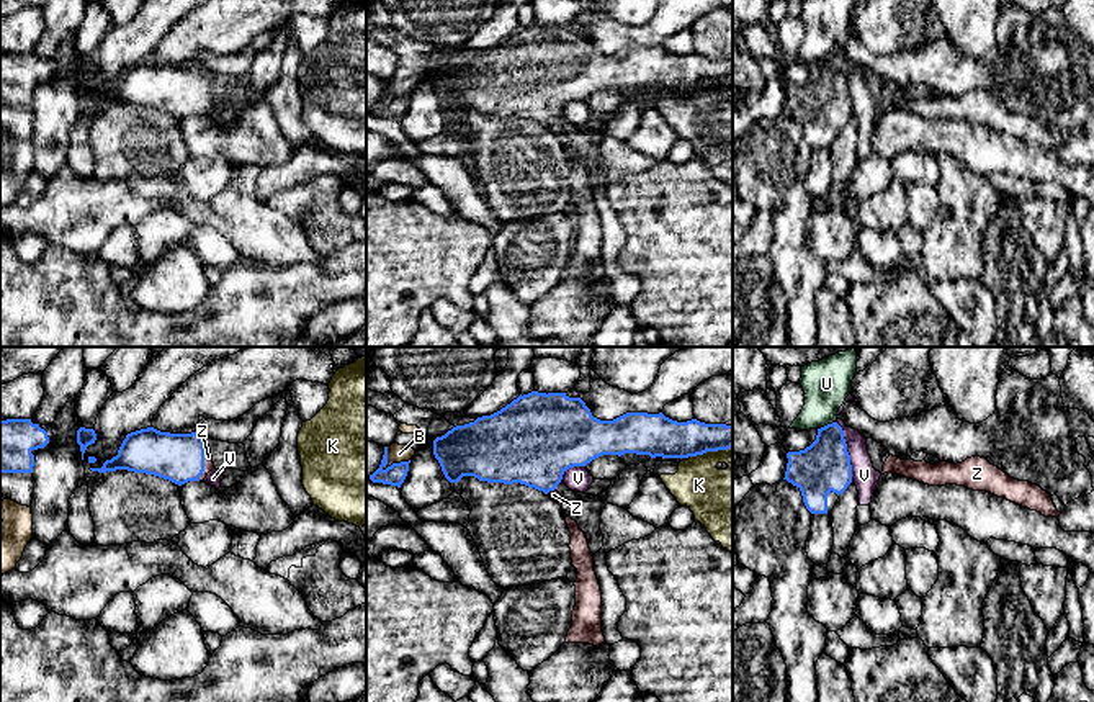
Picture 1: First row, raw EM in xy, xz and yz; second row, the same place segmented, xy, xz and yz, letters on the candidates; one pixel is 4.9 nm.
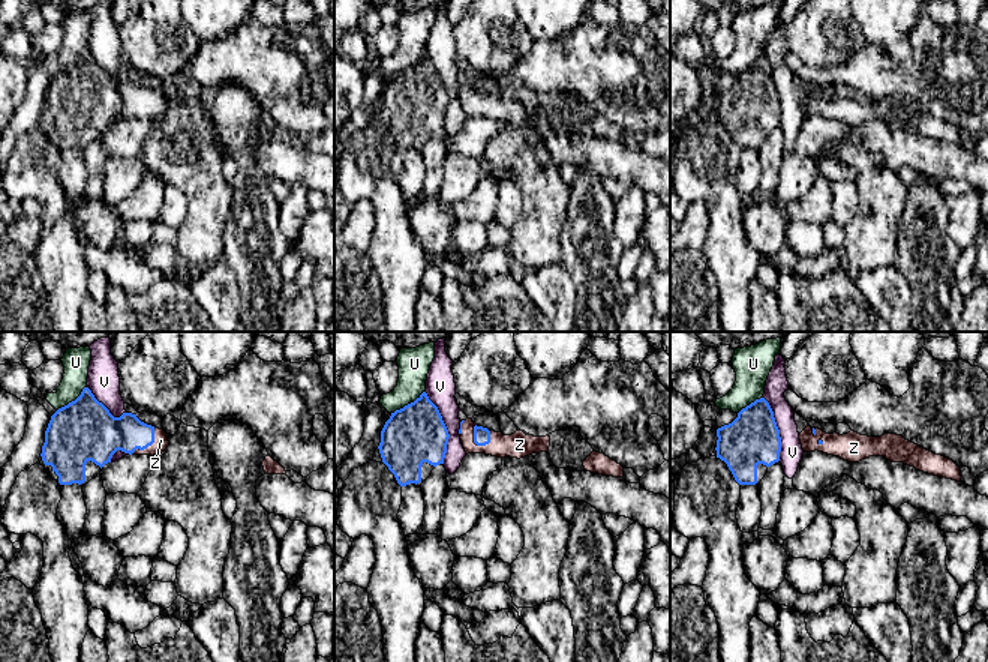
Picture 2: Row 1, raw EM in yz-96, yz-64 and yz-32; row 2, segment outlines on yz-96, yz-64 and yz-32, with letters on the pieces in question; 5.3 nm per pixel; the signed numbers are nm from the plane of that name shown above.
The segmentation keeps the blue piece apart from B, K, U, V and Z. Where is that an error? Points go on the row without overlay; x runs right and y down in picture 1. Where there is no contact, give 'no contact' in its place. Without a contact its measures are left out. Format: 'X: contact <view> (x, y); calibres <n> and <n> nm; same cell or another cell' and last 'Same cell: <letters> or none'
B: contact xz (394, 97); calibres 110 and 90 nm; another cell
K: contact xz (710, 84); calibres 190 and 300 nm; another cell
U: contact yz (828, 58); calibres 260 and 220 nm; another cell
V: contact yz (847, 85); calibres 260 and 120 nm; another cell
Z: contact xy (203, 95); calibres 240 and 50 nm; same cell
Same cell: Z

